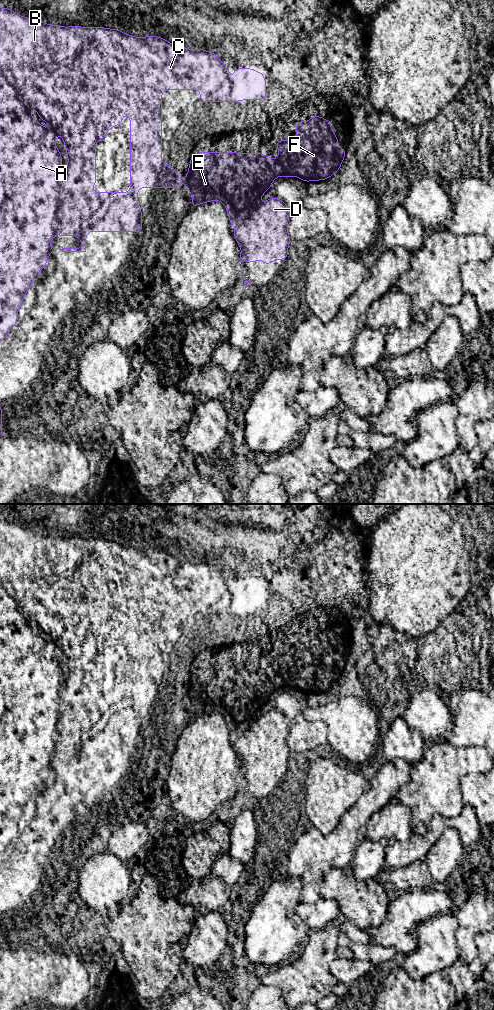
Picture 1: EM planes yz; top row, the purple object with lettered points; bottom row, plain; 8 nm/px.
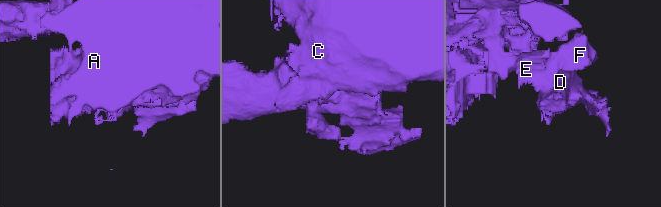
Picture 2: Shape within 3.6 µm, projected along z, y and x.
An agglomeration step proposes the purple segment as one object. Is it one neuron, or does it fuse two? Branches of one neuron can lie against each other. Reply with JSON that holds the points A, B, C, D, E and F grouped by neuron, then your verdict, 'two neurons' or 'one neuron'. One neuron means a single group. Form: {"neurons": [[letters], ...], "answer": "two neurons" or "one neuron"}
{"neurons": [["A", "B", "C", "E", "F"], ["D"]], "answer": "two neurons"}

